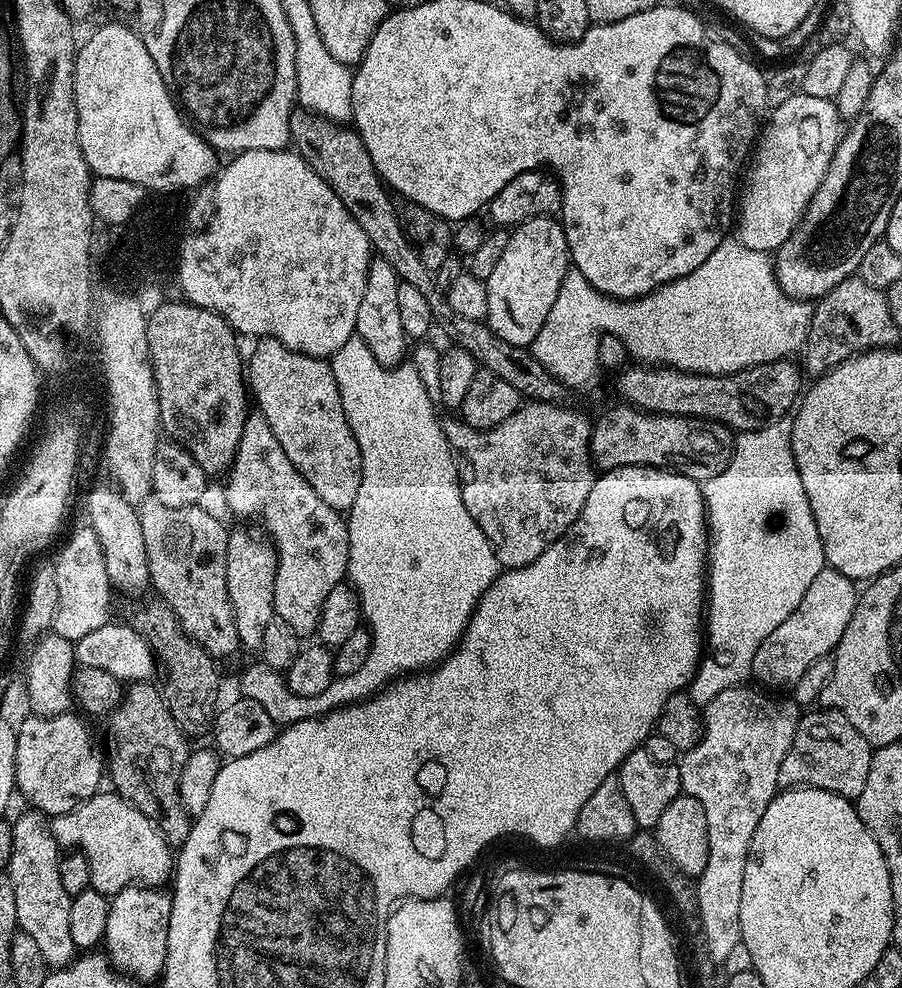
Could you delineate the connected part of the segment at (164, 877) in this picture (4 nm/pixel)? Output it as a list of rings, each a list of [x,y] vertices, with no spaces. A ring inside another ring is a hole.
[[[97,791],[82,806],[50,820],[53,838],[64,850],[79,850],[89,860],[91,888],[114,897],[124,888],[160,888],[174,876],[174,852],[150,818],[115,791]]]

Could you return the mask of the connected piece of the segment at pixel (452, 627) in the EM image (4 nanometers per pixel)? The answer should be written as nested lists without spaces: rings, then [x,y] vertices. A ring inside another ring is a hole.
[[[358,338],[350,339],[342,350],[338,350],[330,357],[332,373],[338,382],[338,394],[342,398],[342,410],[348,419],[350,430],[356,436],[358,450],[362,454],[362,482],[358,486],[358,498],[354,498],[354,506],[346,513],[346,523],[348,526],[348,571],[346,573],[347,583],[353,592],[356,593],[357,600],[360,601],[360,614],[363,623],[366,625],[368,633],[372,636],[370,654],[366,654],[366,662],[362,662],[362,672],[352,674],[346,678],[348,684],[344,688],[345,700],[336,696],[332,700],[333,709],[345,707],[346,701],[359,702],[367,700],[369,696],[375,696],[384,685],[389,685],[409,674],[420,674],[425,670],[439,665],[444,657],[455,652],[456,645],[464,636],[464,631],[468,629],[468,619],[472,616],[472,611],[488,592],[488,588],[495,582],[502,569],[486,534],[478,530],[478,522],[470,518],[470,510],[466,510],[466,502],[462,502],[460,493],[460,479],[454,466],[452,451],[448,445],[448,439],[444,433],[444,425],[441,417],[436,417],[437,405],[430,398],[426,386],[422,386],[422,378],[418,378],[418,370],[410,362],[401,362],[395,368],[388,368],[385,364],[379,364],[370,354],[370,350],[364,342]]]

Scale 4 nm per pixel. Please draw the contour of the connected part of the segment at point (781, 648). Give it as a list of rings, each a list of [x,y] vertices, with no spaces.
[[[825,566],[818,578],[810,582],[802,602],[798,602],[798,610],[778,626],[762,646],[754,654],[752,676],[760,679],[765,689],[795,688],[798,678],[806,674],[806,670],[818,658],[835,653],[838,642],[850,622],[856,609],[858,588],[853,581],[847,580],[838,570]]]

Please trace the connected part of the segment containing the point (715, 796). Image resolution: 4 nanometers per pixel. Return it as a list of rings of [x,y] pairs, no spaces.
[[[748,687],[727,688],[718,694],[718,698],[703,705],[704,732],[698,743],[683,753],[678,764],[683,795],[698,798],[698,802],[702,802],[702,810],[706,810],[710,858],[706,862],[706,870],[695,881],[695,887],[698,925],[704,931],[704,944],[712,960],[728,960],[735,954],[736,948],[738,952],[741,947],[738,910],[742,906],[742,878],[746,874],[750,842],[754,838],[754,830],[758,830],[758,822],[762,822],[762,814],[766,814],[766,806],[770,806],[780,788],[778,769],[782,766],[782,758],[786,758],[786,750],[790,750],[790,742],[794,742],[802,715],[801,705],[795,700],[775,700],[772,697],[775,695],[767,691],[755,692]]]

